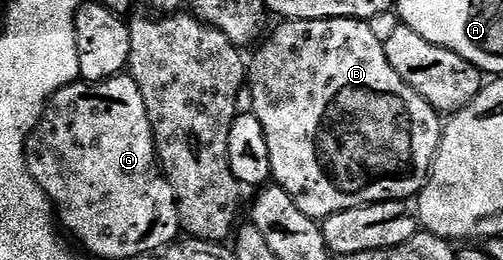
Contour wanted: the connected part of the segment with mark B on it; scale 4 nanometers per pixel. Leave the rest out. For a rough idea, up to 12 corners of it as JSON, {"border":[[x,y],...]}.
{"border":[[367,21],[248,60],[273,183],[319,222],[417,197],[444,120]]}

